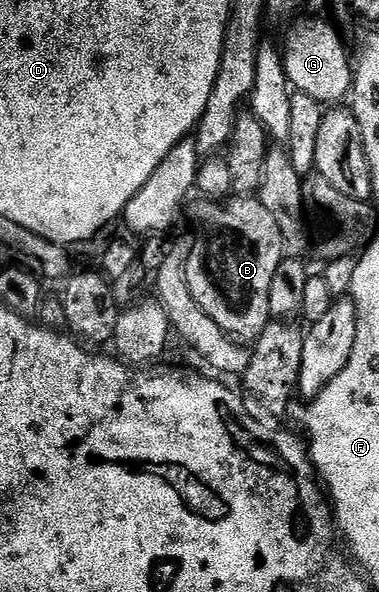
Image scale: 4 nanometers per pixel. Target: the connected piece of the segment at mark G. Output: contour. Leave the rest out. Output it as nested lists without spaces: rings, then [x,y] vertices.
[[[301,20],[286,29],[287,41],[281,44],[284,70],[290,87],[301,94],[309,94],[309,98],[317,98],[317,102],[324,106],[338,105],[348,99],[353,88],[352,57],[351,60],[347,57],[347,48],[335,33],[333,25],[323,20]]]

